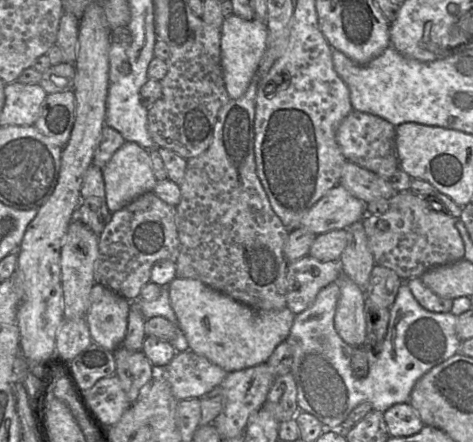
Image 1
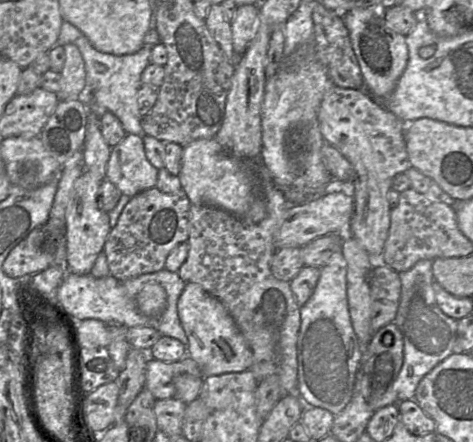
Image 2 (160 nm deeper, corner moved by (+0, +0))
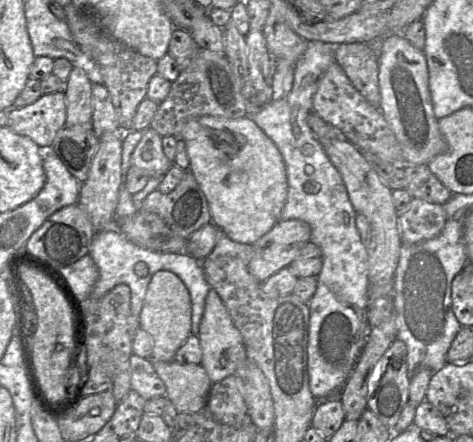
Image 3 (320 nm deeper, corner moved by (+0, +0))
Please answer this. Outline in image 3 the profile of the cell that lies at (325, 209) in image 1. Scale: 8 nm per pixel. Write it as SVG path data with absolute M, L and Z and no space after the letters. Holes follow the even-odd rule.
M297 219L278 221L273 228L253 243L253 254L248 264L249 273L260 283L284 267L288 267L299 251L310 241L310 226Z

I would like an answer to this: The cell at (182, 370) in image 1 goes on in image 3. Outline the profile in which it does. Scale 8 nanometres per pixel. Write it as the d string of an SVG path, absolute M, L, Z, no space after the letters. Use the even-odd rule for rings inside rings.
M132 354L129 359L131 389L145 400L166 395L166 387L148 359Z

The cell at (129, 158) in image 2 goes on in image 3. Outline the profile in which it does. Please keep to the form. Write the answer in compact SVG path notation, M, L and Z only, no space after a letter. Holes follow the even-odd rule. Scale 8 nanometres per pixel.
M147 128L131 155L131 165L147 171L150 177L165 176L172 163L165 156L162 136Z

